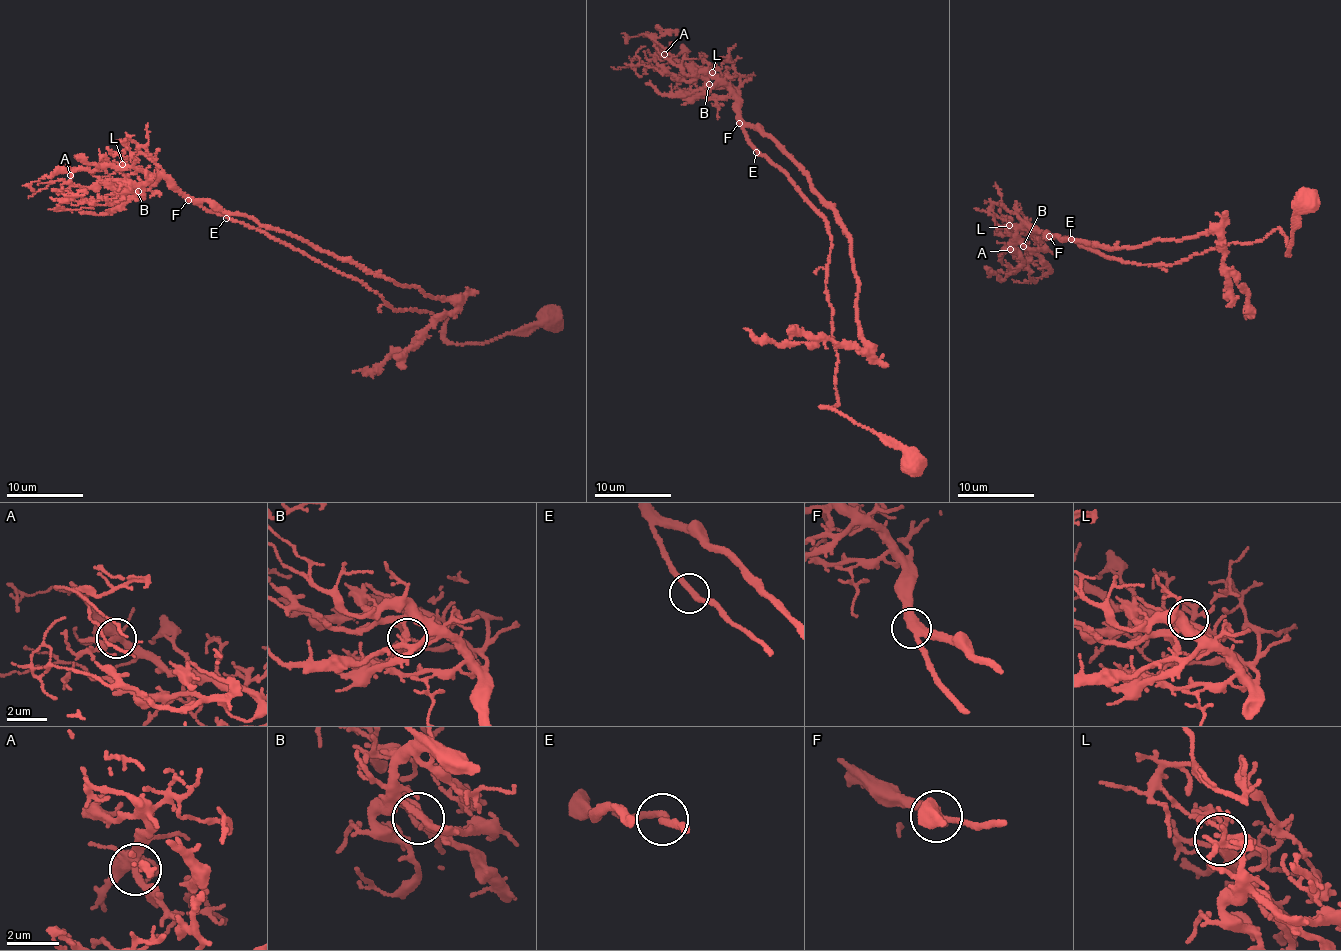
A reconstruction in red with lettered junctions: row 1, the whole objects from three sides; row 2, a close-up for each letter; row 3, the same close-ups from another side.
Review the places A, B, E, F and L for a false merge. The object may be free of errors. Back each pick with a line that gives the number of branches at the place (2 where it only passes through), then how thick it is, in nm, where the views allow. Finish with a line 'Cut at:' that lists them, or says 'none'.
Cut at: none

